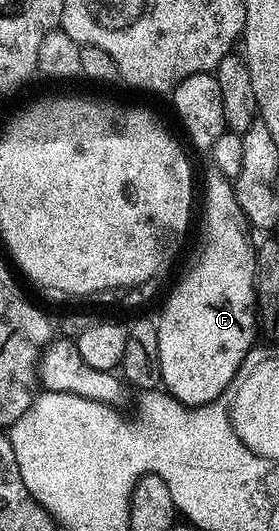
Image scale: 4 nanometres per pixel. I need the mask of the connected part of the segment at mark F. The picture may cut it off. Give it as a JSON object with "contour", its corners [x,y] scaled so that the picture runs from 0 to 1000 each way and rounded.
{"contour":[[[781,339],[781,348],[763,348],[735,363],[735,463],[720,469],[720,478],[706,484],[706,493],[677,507],[677,516],[624,540],[606,552],[606,561],[591,567],[591,576],[577,582],[577,597],[559,599],[563,621],[570,623],[570,691],[577,693],[577,725],[588,738],[616,744],[634,755],[652,755],[659,763],[738,763],[767,755],[842,714],[842,706],[882,685],[878,670],[892,665],[892,655],[907,650],[907,640],[928,635],[928,606],[921,603],[921,461],[892,456],[900,426],[871,397],[857,390],[849,358],[817,339]]]}

